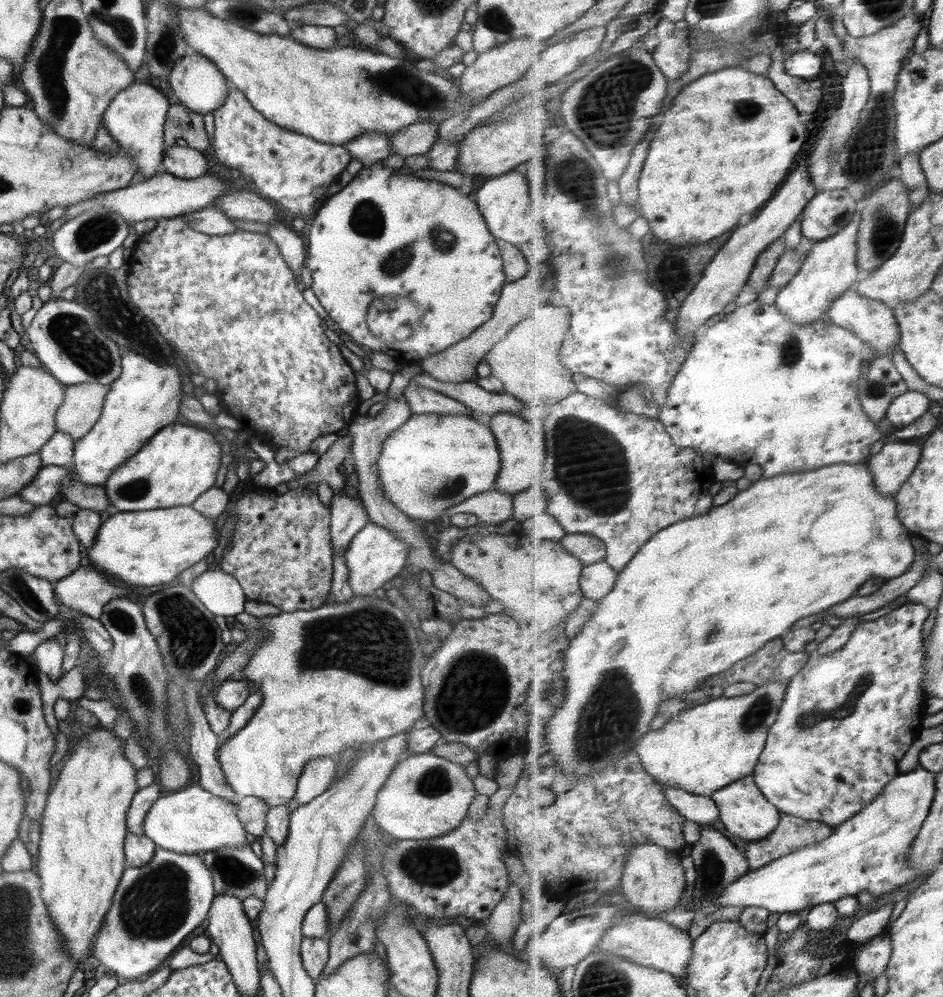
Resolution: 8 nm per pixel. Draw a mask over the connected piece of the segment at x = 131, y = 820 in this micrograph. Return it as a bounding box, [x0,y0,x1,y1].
[128,781,164,835]

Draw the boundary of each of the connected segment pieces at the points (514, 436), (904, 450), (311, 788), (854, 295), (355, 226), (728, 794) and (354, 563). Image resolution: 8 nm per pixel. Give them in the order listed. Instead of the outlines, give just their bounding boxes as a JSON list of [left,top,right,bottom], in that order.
[[490,413,547,496],[870,440,923,497],[293,757,336,805],[828,286,903,354],[305,161,507,363],[711,774,783,844],[343,523,410,596]]

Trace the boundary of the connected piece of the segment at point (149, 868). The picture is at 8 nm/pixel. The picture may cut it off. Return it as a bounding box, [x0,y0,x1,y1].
[91,848,215,979]

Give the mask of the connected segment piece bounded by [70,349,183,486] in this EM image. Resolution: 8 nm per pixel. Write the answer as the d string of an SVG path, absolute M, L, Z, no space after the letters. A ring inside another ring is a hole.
M132 349L122 350L120 376L112 382L104 397L98 421L84 437L73 444L73 461L70 468L76 474L76 478L86 486L103 486L110 473L136 455L158 430L181 420L182 394L182 376L172 364L156 362L151 358L134 354Z

